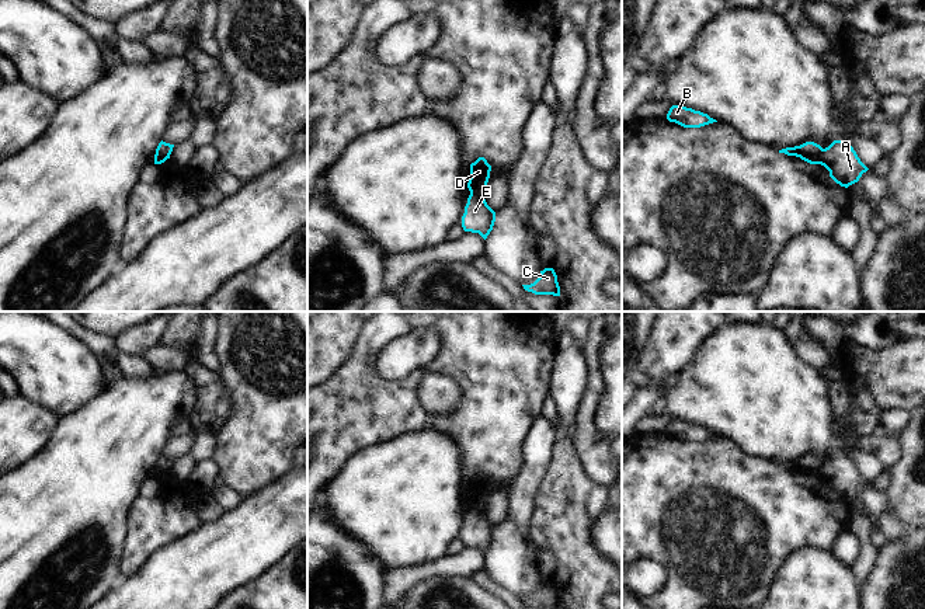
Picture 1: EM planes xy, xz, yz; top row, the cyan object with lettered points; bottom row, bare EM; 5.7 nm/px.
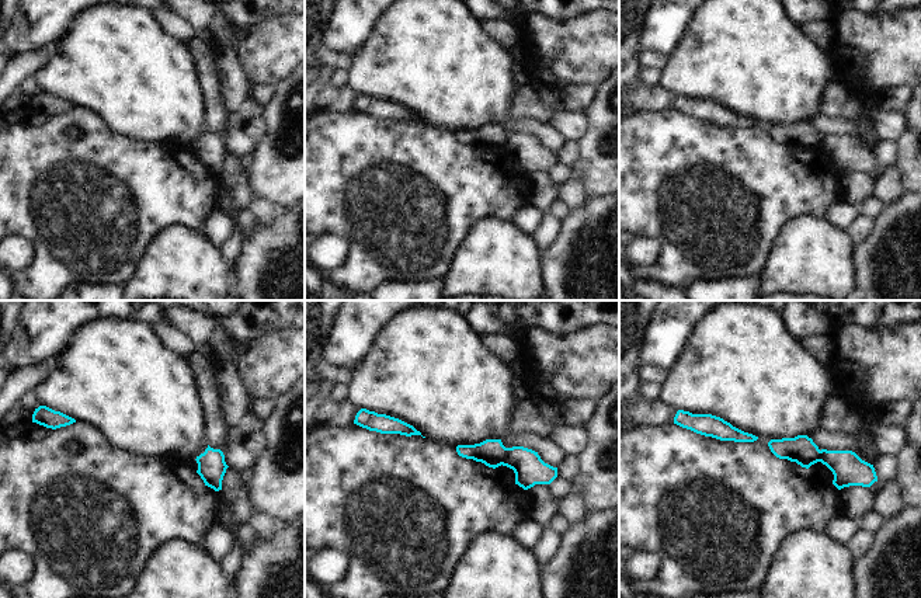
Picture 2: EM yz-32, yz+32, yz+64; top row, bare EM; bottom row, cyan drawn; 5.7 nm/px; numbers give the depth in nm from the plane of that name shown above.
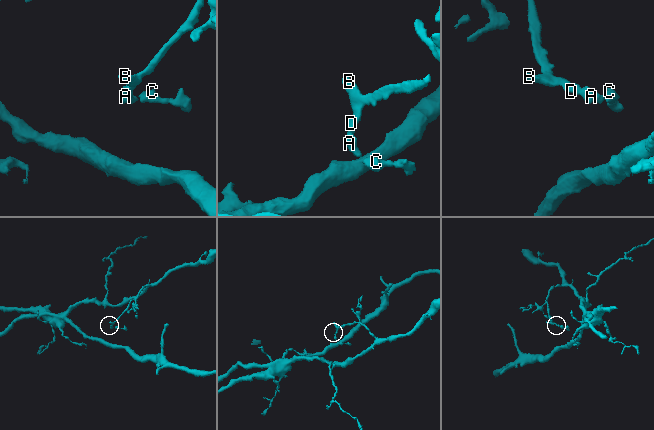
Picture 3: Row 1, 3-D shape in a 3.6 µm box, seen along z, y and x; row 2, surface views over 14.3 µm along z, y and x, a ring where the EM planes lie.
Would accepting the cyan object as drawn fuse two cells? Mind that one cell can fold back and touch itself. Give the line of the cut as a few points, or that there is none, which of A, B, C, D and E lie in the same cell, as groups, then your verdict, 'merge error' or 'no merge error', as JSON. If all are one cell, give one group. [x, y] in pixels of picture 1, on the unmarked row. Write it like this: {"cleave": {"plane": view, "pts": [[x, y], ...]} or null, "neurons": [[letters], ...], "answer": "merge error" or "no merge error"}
{"cleave": {"plane": "yz", "pts": [[823, 463], [816, 477]]}, "neurons": [["A", "C", "E"], ["B", "D"]], "answer": "merge error"}

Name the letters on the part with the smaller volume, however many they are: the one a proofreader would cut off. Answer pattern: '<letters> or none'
A, C, E

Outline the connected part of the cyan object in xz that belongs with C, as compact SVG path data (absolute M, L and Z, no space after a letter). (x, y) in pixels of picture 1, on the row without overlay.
M545 582L533 598L522 601L535 609L560 609L557 589L553 582Z

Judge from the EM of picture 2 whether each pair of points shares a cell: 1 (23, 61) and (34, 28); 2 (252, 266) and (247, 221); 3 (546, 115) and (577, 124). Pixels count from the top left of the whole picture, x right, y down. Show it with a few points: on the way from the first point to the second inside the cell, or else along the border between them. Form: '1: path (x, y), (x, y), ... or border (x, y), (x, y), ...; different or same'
1: border (62, 38), (48, 40), (31, 49); different
2: border (259, 226), (244, 242); different
3: path (553, 117), (559, 117), (570, 124); same

